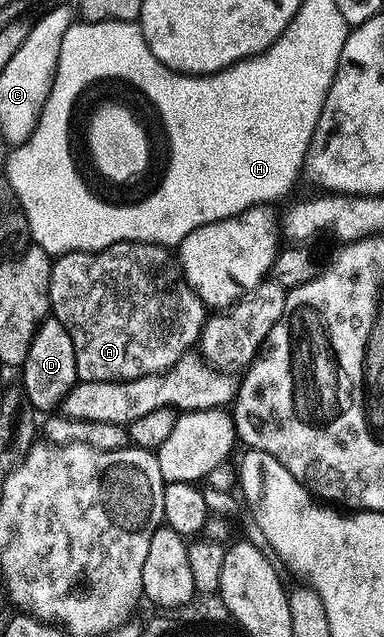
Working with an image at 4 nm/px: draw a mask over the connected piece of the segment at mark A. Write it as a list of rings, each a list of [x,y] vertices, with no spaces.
[[[125,240],[102,248],[99,252],[65,252],[57,257],[50,266],[50,312],[53,319],[59,320],[72,338],[76,350],[76,370],[79,377],[87,380],[131,380],[137,376],[151,376],[157,372],[166,372],[181,356],[186,355],[199,343],[202,328],[208,319],[208,309],[202,299],[188,286],[181,267],[172,255],[169,247],[161,244],[145,244],[139,240]]]

